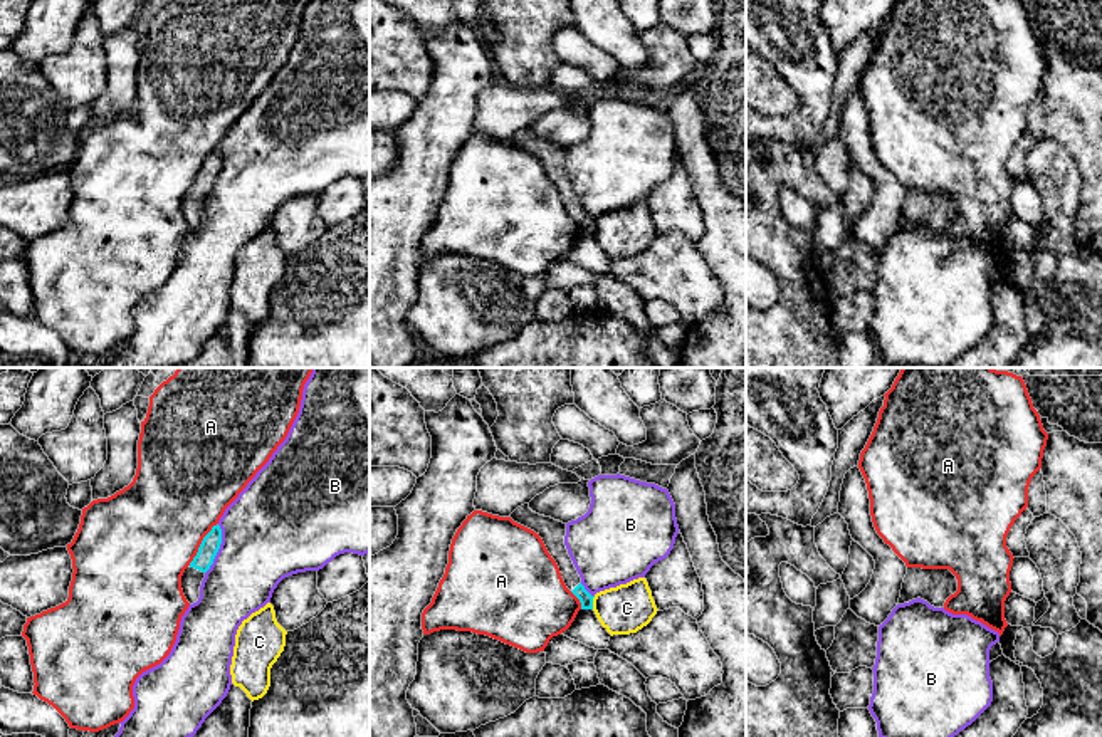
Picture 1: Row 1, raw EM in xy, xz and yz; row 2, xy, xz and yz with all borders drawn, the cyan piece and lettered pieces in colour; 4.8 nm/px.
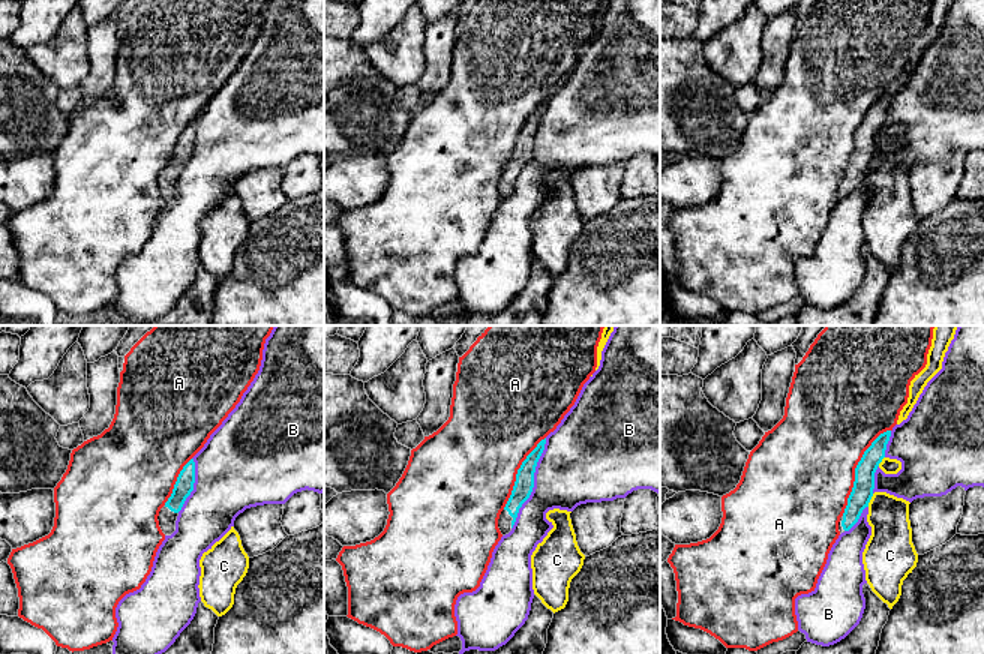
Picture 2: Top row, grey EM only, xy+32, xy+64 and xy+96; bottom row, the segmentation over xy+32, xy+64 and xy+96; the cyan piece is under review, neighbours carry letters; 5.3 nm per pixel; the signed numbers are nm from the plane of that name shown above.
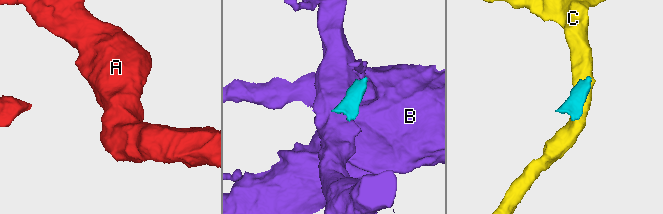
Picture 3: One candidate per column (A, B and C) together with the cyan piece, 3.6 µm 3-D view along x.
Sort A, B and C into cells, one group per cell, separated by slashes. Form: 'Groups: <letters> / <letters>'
Groups: A / B / C

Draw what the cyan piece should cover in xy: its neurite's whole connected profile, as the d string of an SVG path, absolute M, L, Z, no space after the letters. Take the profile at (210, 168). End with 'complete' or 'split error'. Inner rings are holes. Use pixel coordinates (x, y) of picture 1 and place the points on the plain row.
M213 149L212 154L203 161L197 180L185 193L181 200L181 213L190 228L197 227L200 222L200 210L205 201L205 196L213 188L213 183L222 168L222 153L220 149Z; split error

